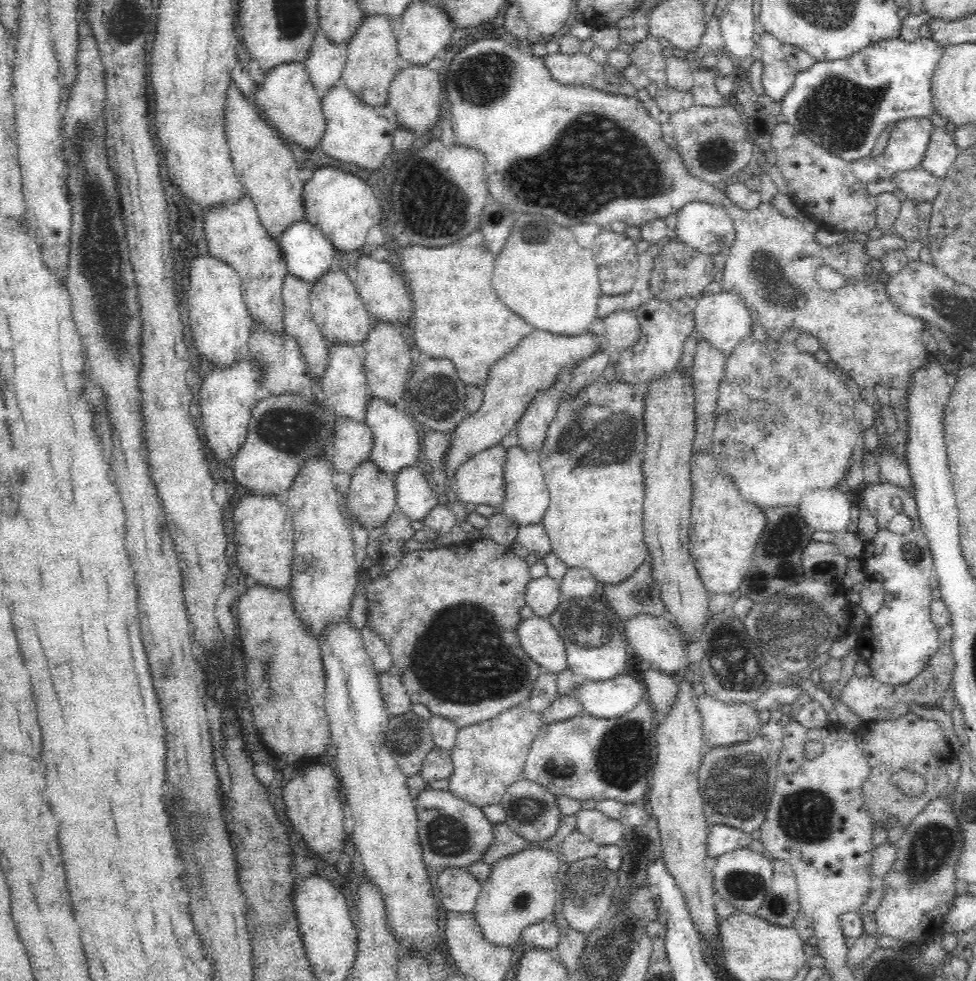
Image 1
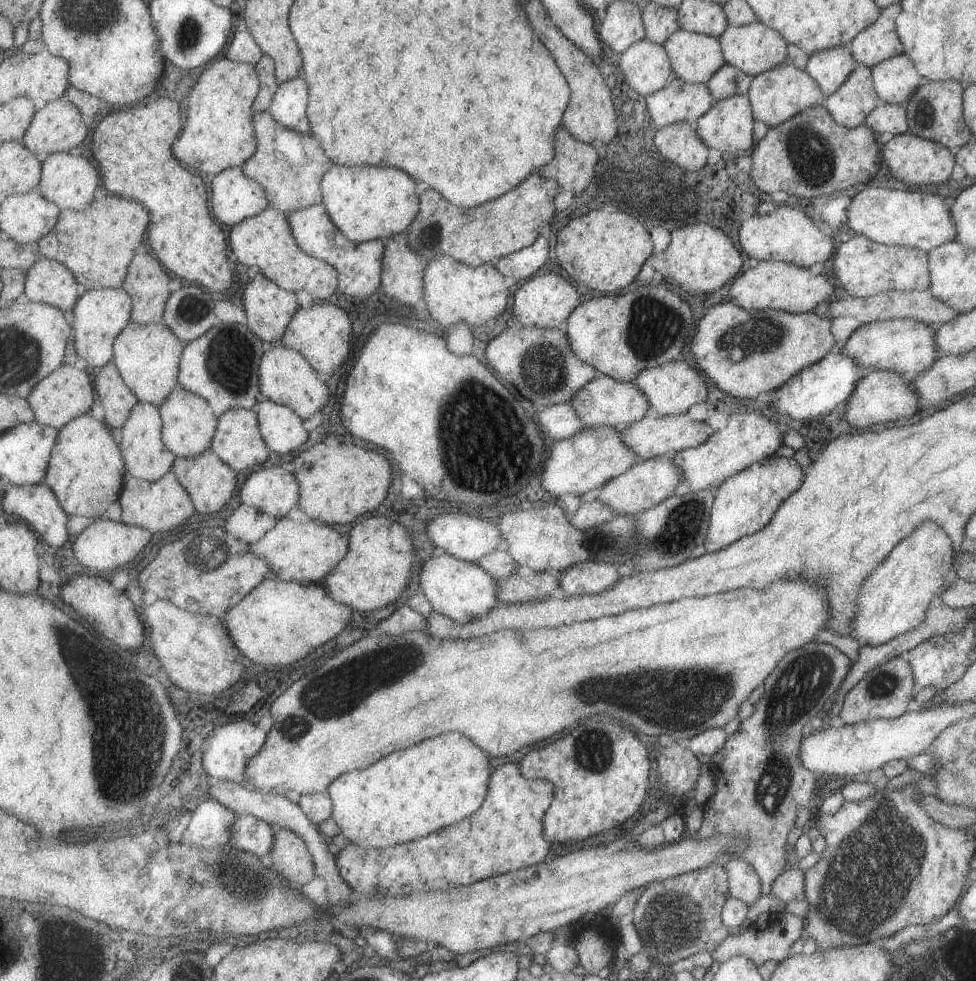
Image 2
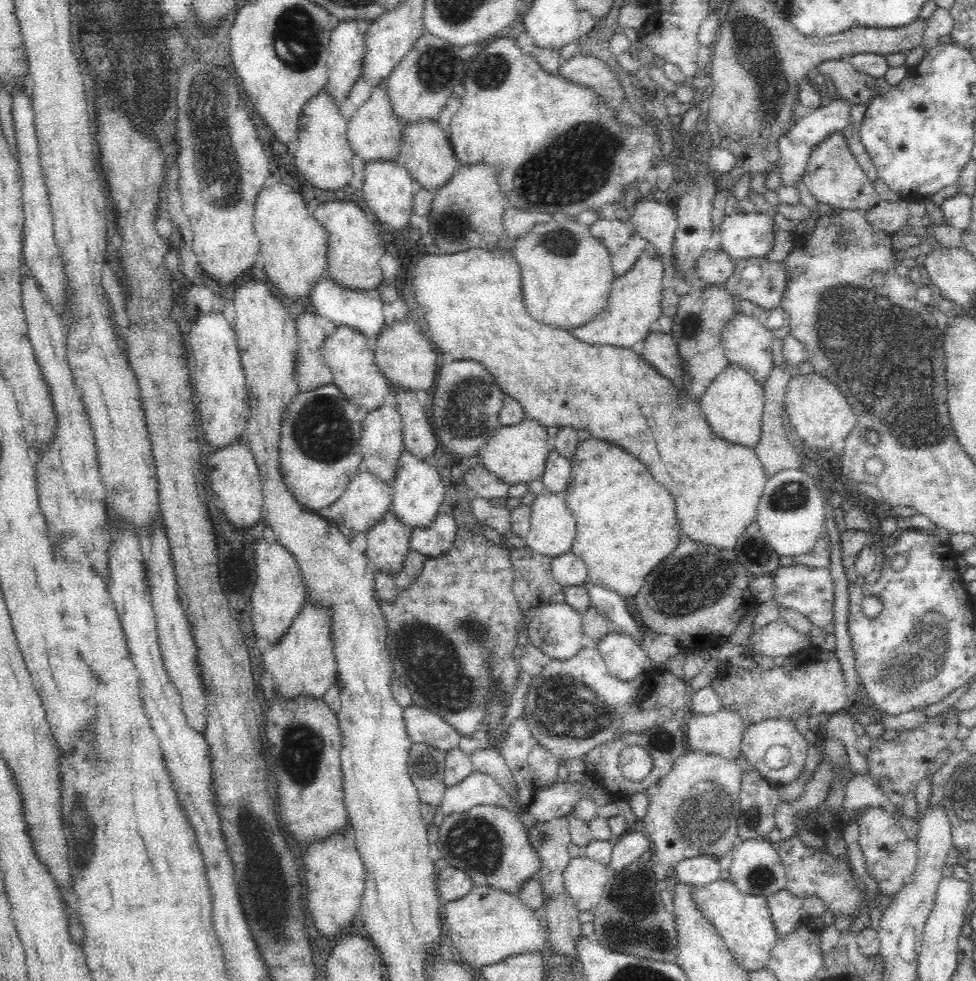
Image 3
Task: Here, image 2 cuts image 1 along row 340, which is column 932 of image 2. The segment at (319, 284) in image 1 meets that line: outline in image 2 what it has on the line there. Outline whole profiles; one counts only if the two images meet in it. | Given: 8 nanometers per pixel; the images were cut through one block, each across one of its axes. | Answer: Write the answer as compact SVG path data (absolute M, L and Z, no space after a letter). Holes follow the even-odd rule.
M889 319L862 324L845 340L840 352L867 371L879 369L910 378L928 369L935 359L943 356L935 348L934 328L913 319Z

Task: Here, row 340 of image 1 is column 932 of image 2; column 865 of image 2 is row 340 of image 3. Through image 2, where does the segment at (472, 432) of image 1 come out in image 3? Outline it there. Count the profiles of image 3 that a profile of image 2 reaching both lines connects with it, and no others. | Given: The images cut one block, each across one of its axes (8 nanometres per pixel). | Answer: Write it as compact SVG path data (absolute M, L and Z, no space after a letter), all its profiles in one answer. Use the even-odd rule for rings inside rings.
M642 252L636 264L622 276L613 280L608 304L596 318L579 327L572 327L567 331L576 340L594 346L617 346L618 348L632 348L636 342L644 340L650 332L650 324L660 316L662 302L662 274L664 263L653 258L651 254Z

